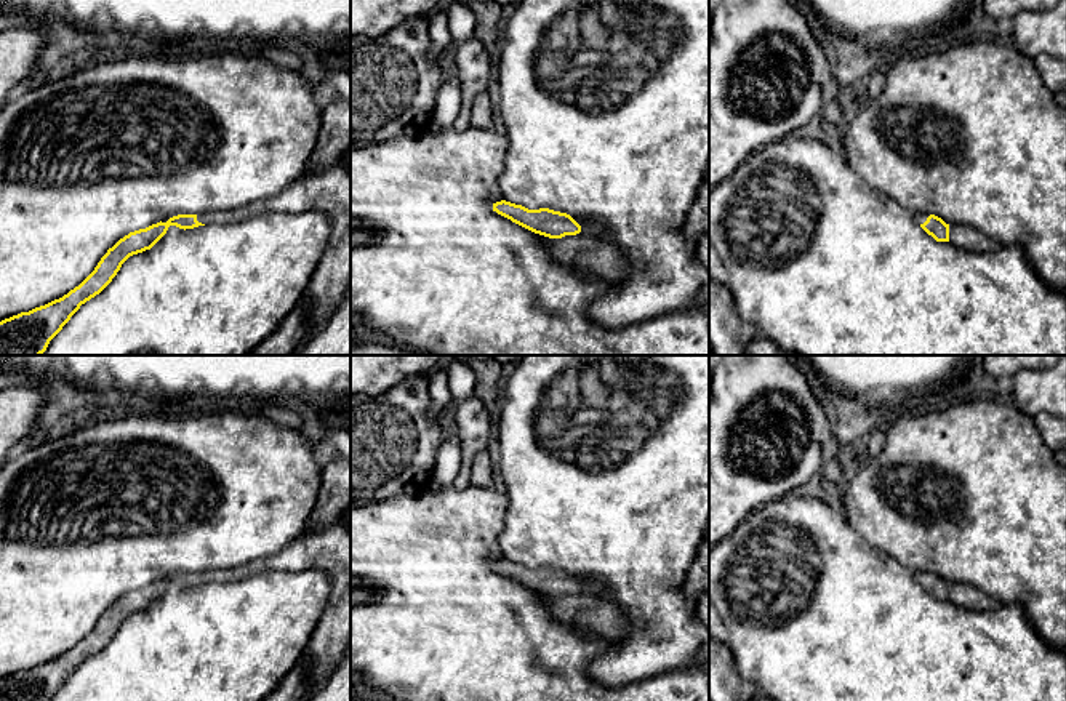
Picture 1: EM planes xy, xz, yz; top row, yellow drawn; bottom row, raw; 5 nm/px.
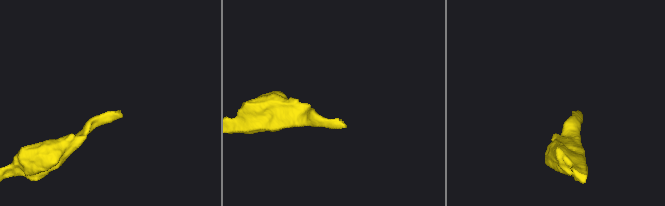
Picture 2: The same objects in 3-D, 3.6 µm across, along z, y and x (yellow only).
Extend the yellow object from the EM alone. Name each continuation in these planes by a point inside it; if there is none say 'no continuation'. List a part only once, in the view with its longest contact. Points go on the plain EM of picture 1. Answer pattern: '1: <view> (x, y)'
1: xz (594, 588)

